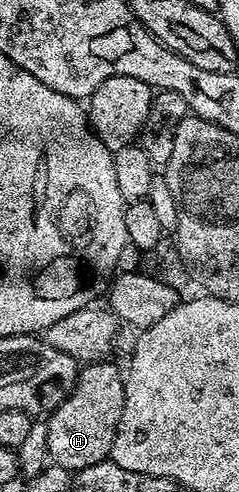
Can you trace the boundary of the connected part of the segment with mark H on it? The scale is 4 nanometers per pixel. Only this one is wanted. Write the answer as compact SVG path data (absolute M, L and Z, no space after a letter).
M90 362L79 371L74 389L60 402L60 406L49 413L47 426L47 450L53 463L67 468L71 474L79 472L84 466L96 466L96 462L107 459L114 445L116 430L124 410L126 382L123 373L111 362Z

